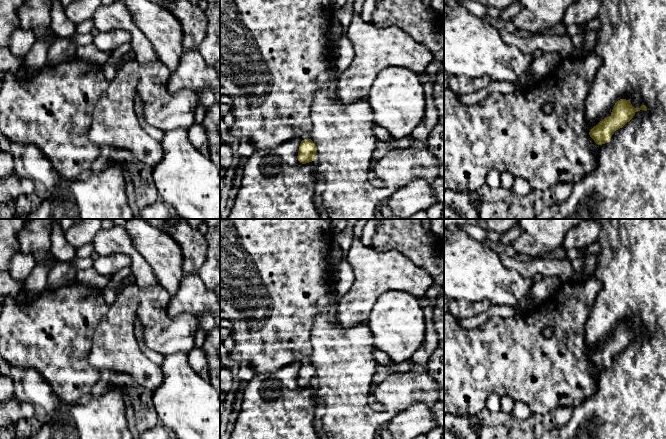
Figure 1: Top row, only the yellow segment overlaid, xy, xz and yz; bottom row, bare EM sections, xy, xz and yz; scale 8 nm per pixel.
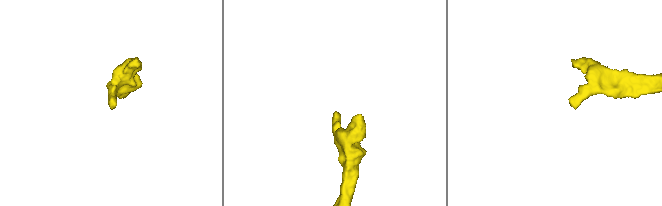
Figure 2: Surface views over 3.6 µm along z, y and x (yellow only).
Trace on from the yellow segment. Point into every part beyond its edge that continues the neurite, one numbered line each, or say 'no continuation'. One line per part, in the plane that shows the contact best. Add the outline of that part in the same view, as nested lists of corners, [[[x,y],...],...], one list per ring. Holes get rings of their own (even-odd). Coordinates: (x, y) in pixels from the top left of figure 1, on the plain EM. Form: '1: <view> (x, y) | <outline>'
1: xz (273, 272) | [[[220,219],[220,320],[233,323],[231,337],[235,347],[229,357],[240,364],[247,362],[255,373],[274,373],[295,362],[310,363],[313,347],[311,330],[319,314],[318,301],[331,291],[327,271],[327,255],[333,240],[332,219]]]

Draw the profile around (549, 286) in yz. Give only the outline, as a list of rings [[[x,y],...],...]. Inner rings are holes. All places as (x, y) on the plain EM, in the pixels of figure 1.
[[[559,276],[543,277],[541,280],[535,281],[528,292],[528,298],[542,303],[544,300],[556,296],[564,283],[565,281]]]

